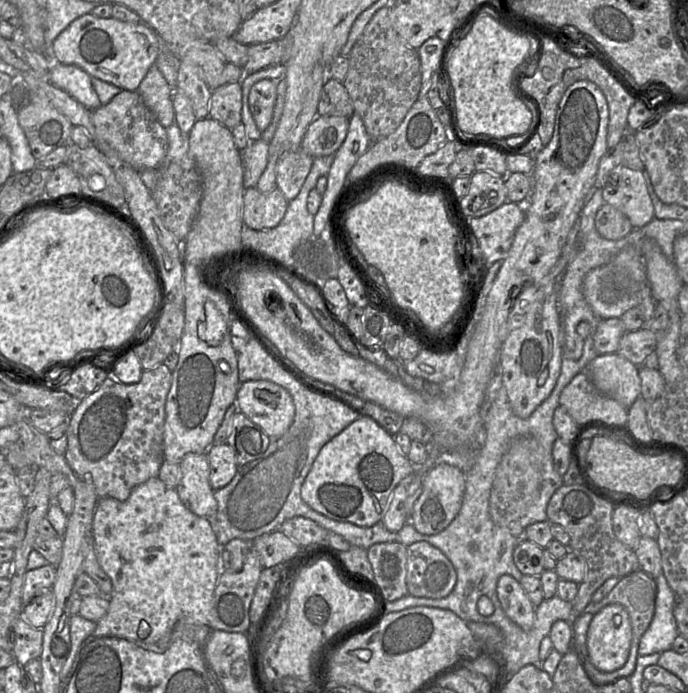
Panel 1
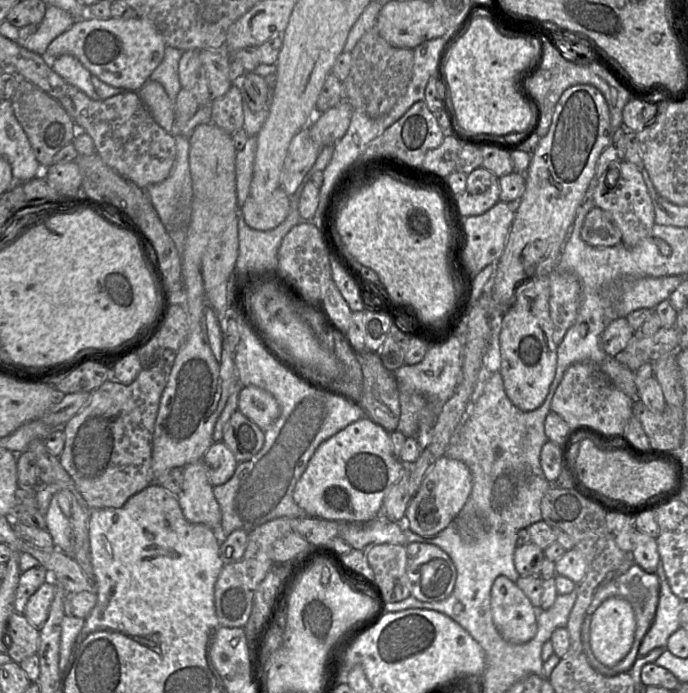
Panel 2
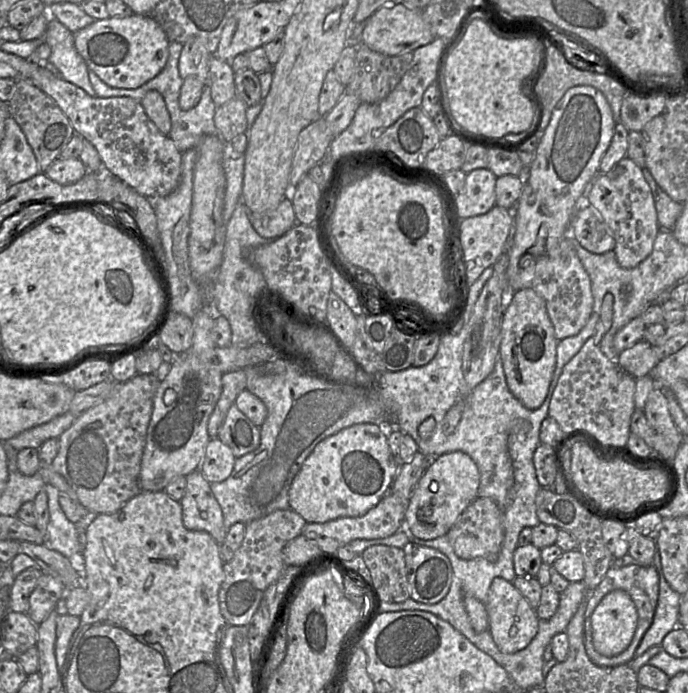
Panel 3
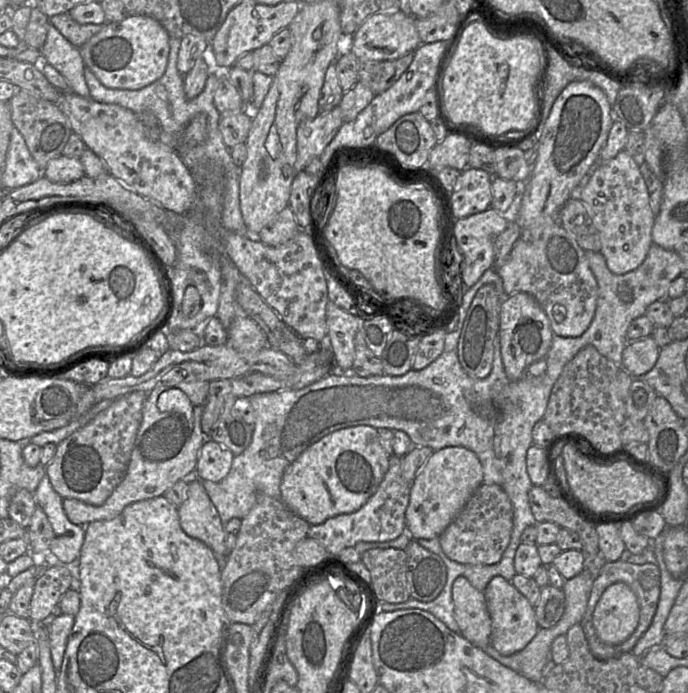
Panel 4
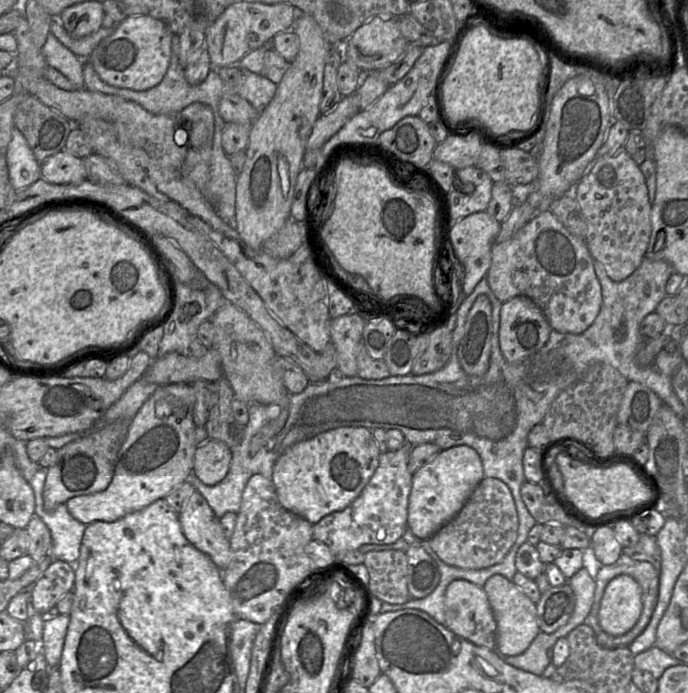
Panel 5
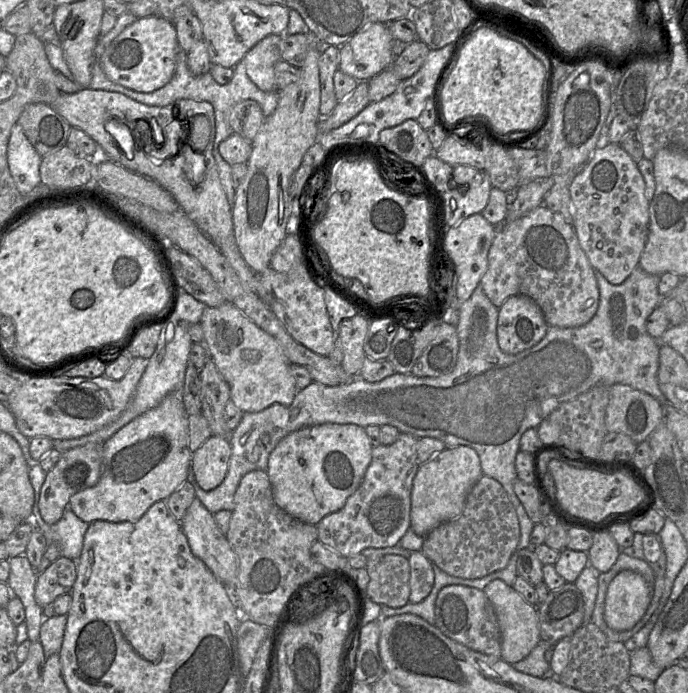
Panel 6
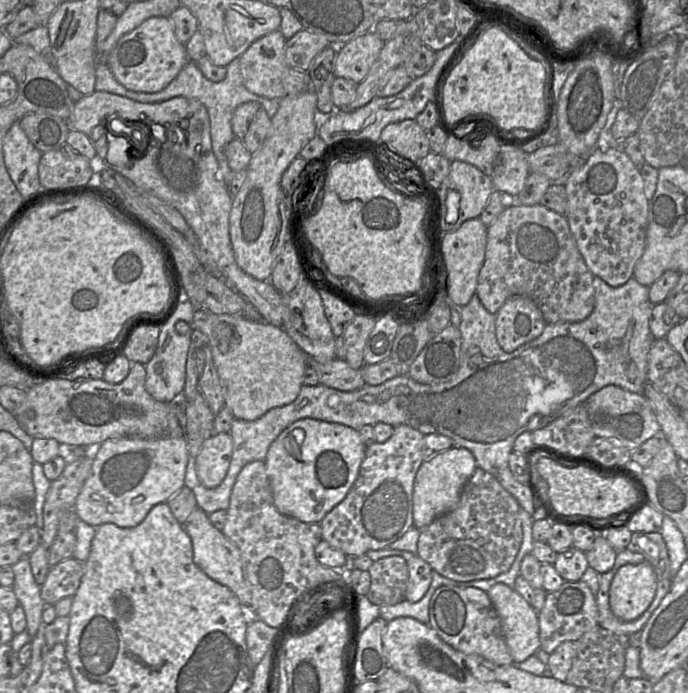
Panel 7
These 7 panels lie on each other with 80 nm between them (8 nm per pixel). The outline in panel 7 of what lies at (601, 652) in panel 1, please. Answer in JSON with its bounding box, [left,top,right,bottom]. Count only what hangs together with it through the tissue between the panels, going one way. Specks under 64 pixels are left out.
[610,562,656,621]

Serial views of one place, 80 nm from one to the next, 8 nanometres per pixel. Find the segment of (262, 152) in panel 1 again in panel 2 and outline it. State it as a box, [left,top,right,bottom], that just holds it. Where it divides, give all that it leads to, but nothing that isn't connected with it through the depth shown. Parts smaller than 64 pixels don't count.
[235,136,257,208]

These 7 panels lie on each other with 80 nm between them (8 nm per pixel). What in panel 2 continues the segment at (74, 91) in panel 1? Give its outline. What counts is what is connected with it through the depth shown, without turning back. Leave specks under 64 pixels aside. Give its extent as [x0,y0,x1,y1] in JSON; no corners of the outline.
[52,54,101,100]

